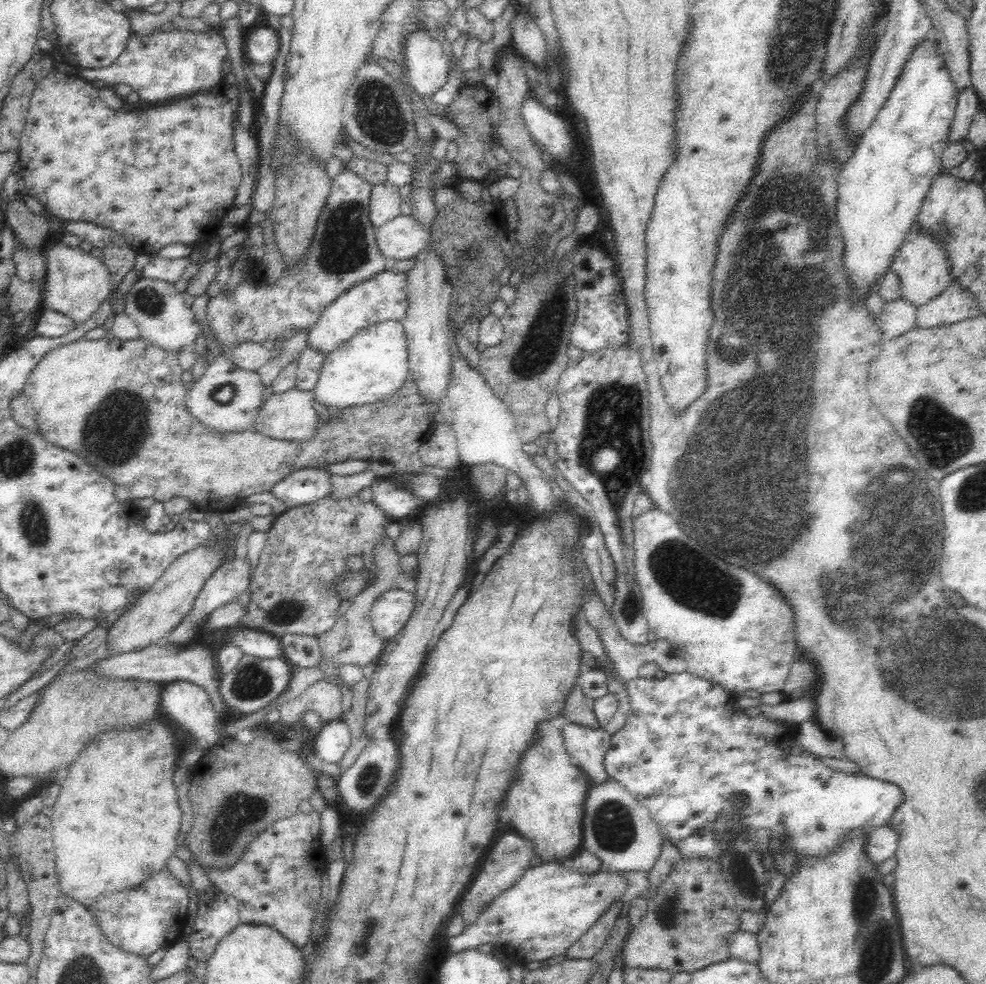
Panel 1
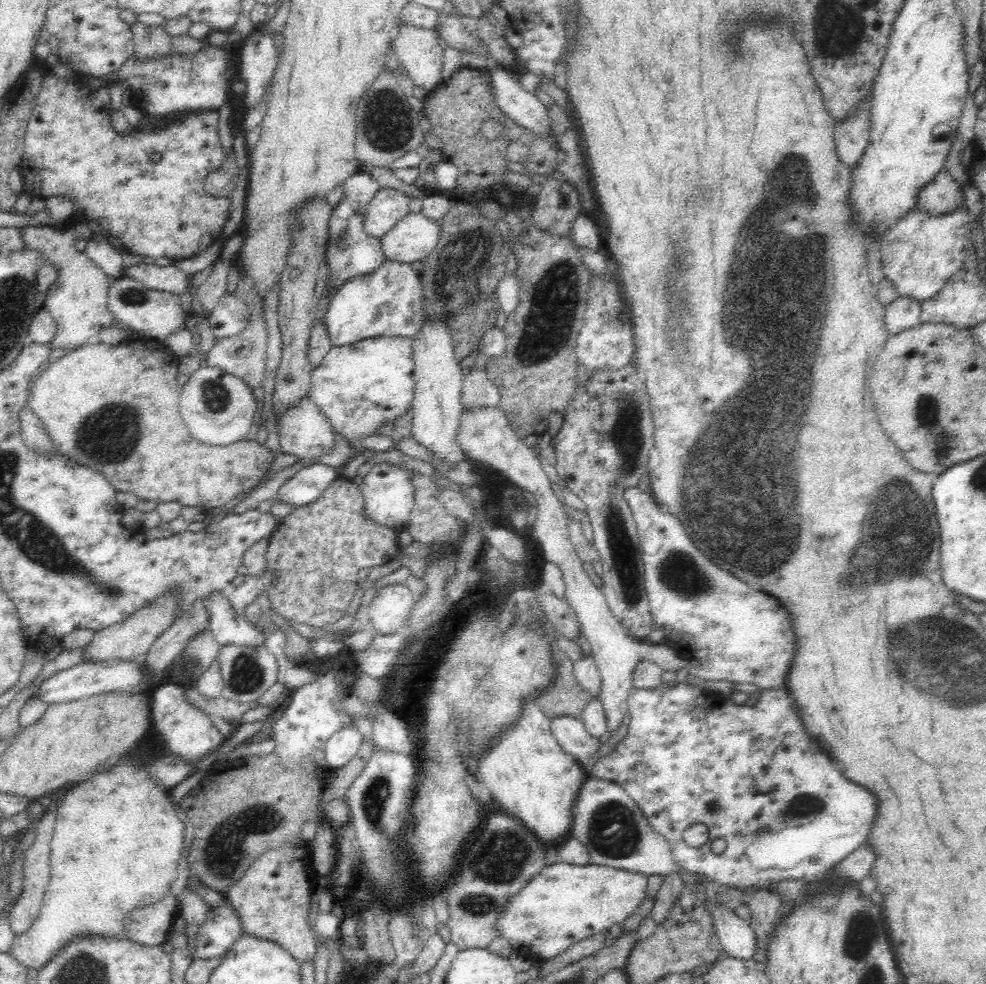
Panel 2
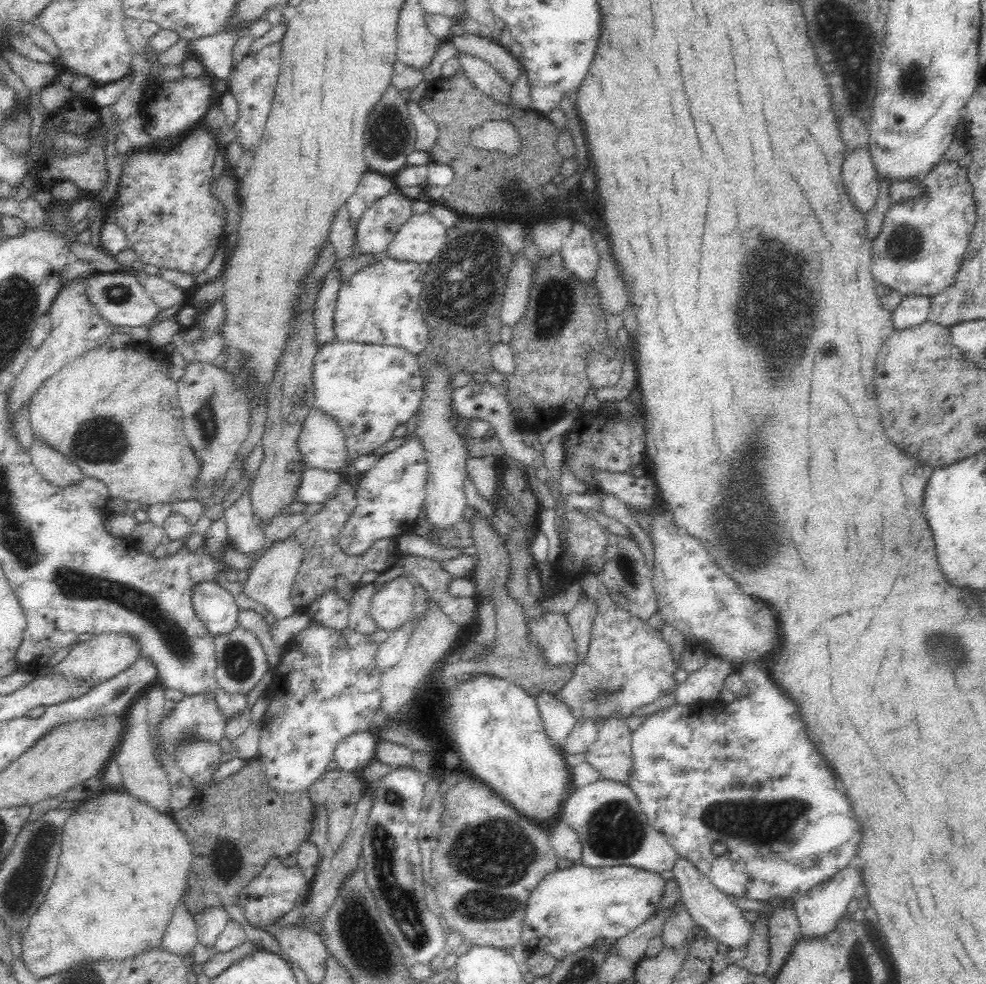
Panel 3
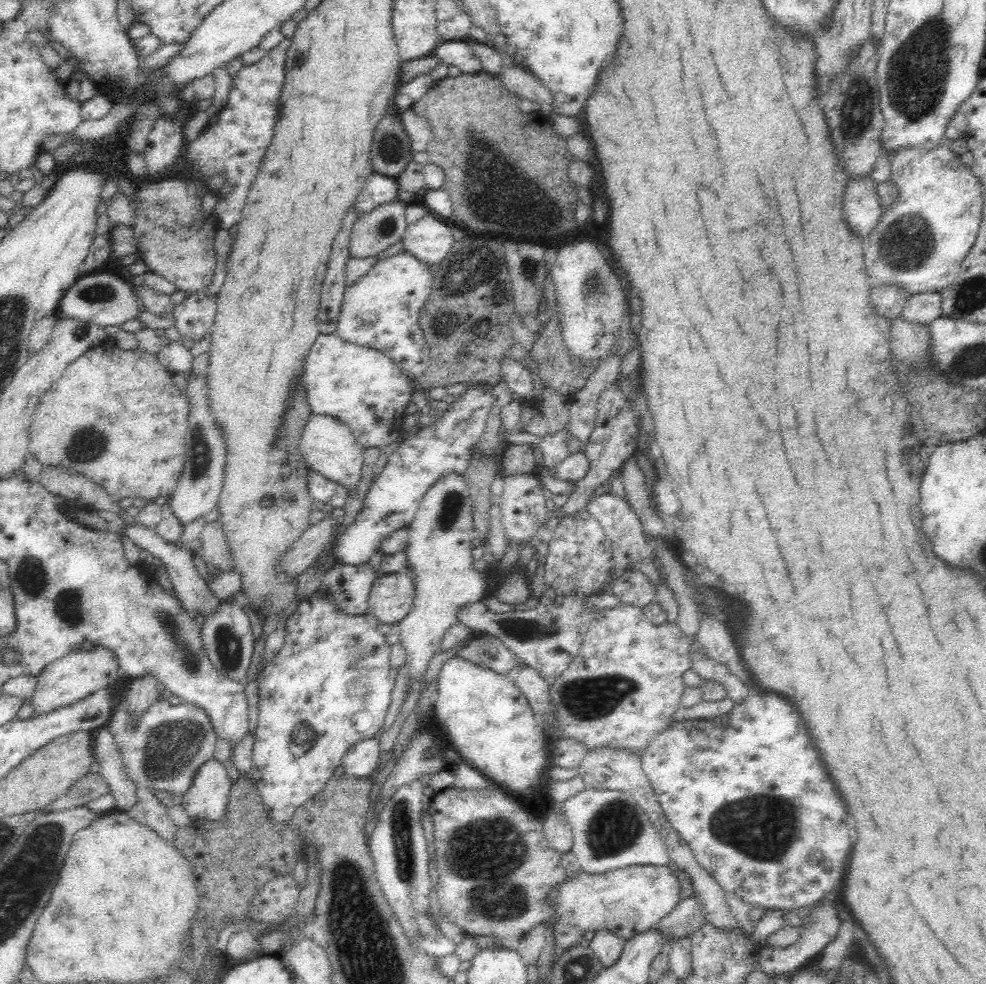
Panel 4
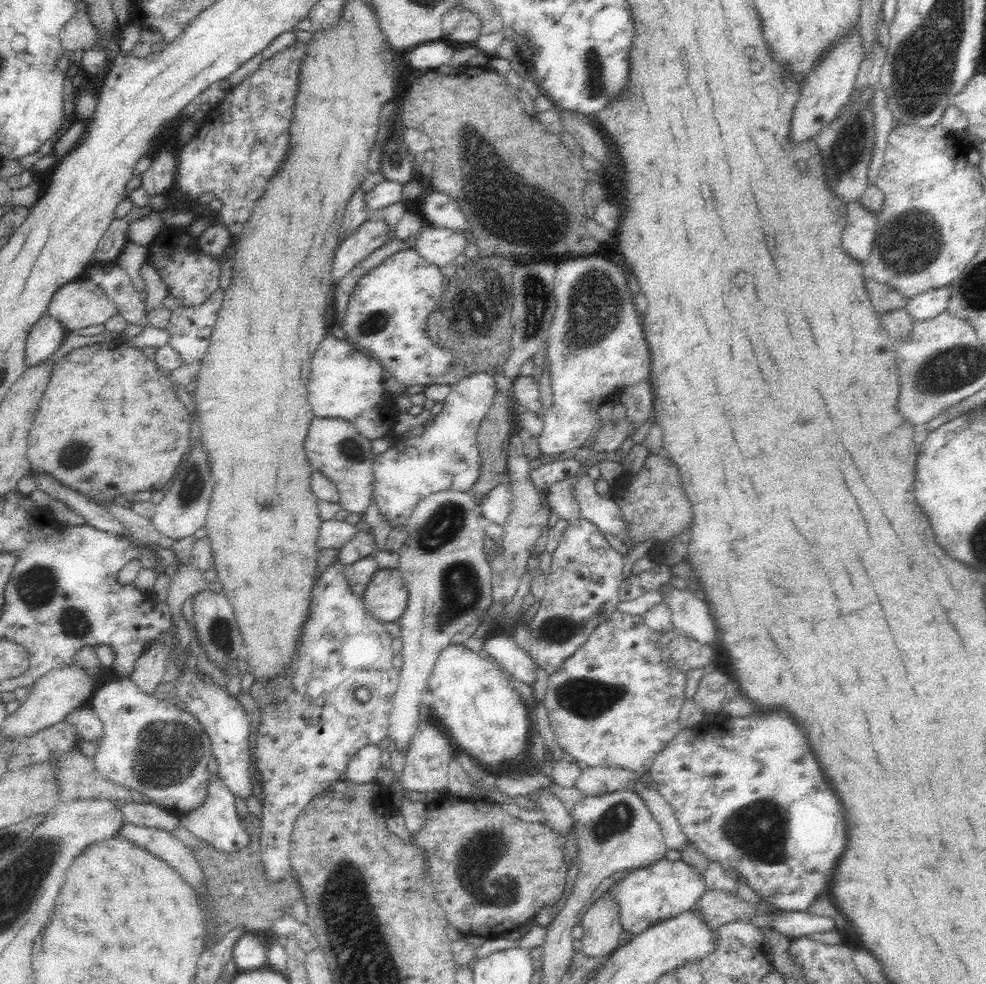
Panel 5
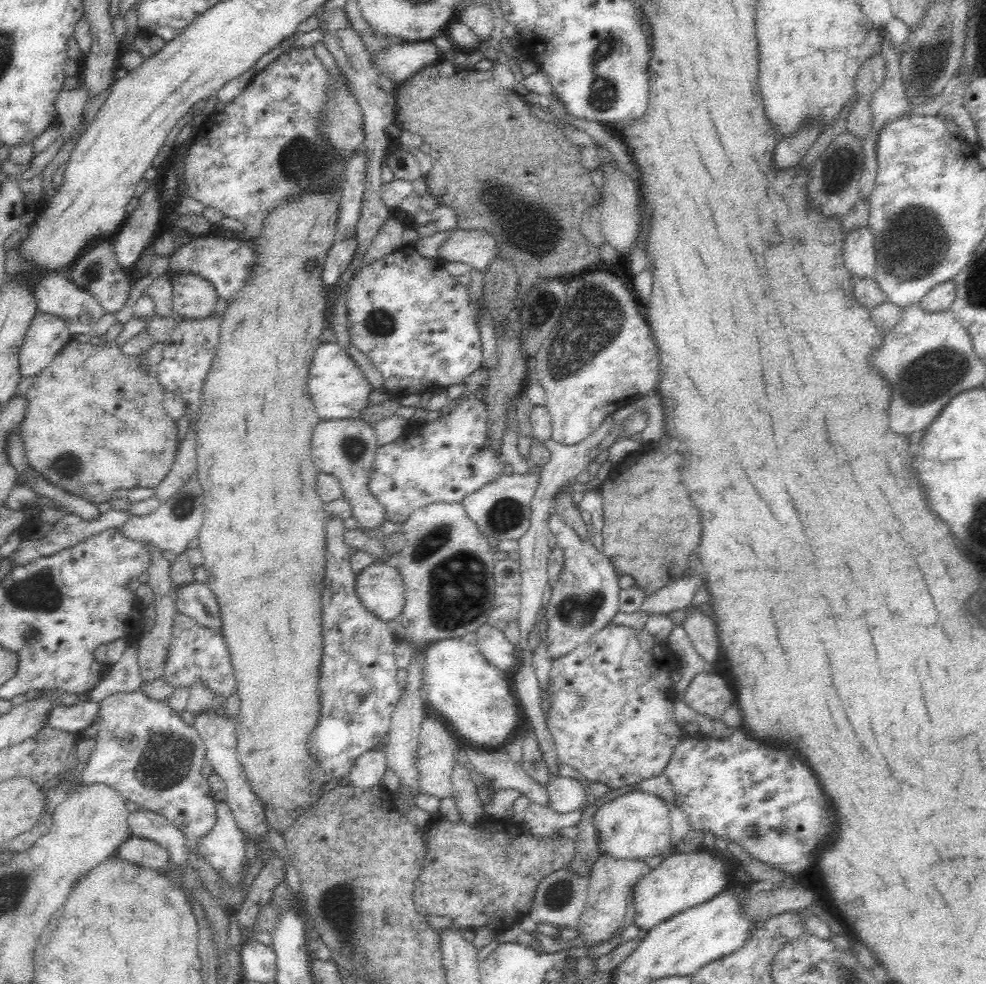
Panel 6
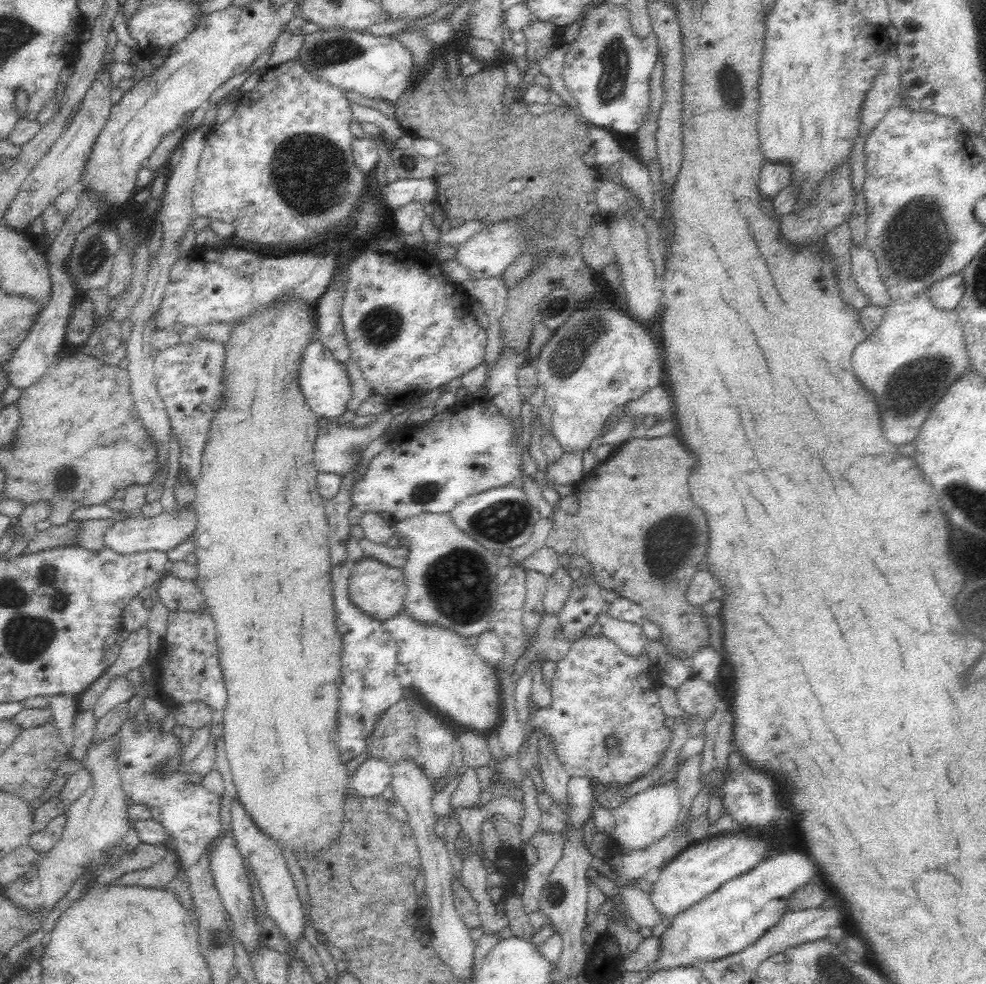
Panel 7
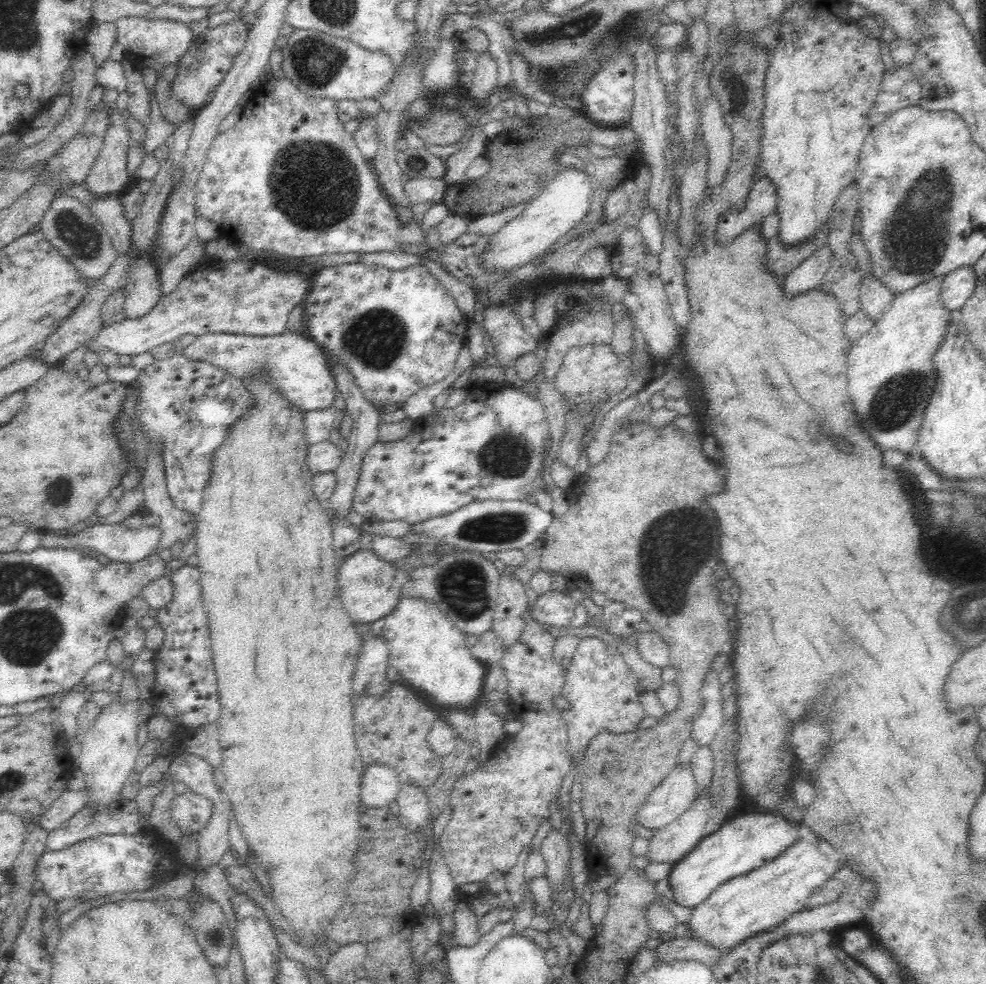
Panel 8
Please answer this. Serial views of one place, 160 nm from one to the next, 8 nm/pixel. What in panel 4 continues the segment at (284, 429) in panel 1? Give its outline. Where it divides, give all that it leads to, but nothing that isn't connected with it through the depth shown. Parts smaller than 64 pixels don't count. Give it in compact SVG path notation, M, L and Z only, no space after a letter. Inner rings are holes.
M311 413L308 416L299 446L309 471L319 472L331 482L340 484L347 489L347 494L358 492L357 487L361 482L365 449L356 441L349 426L333 416Z

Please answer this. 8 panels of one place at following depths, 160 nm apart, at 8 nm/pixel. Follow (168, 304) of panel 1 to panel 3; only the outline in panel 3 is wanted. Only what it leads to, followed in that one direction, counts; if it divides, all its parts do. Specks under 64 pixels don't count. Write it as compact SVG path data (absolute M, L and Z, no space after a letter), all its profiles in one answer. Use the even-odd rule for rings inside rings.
M93 272L86 282L86 299L96 307L105 321L114 326L148 326L158 312L158 305L150 299L144 287L130 273Z

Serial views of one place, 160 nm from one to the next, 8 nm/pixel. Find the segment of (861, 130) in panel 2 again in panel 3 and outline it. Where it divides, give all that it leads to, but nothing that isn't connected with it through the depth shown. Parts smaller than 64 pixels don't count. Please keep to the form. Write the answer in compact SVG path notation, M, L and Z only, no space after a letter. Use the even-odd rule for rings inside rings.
M868 147L847 152L841 172L843 185L854 207L868 216L879 193L879 180Z

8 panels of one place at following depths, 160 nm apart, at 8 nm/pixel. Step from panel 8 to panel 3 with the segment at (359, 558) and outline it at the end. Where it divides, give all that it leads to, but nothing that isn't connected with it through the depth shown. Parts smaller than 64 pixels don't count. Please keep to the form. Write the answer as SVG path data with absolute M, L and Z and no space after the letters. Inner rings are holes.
M399 575L372 595L370 616L380 629L391 632L410 619L414 599L413 582Z

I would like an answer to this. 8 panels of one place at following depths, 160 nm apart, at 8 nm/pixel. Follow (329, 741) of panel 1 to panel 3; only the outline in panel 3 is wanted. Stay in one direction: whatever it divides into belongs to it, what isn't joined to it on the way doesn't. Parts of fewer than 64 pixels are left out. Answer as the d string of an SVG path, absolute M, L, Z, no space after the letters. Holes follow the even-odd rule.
M371 731L355 732L342 739L335 748L333 761L344 772L359 772L376 758L378 747L377 733Z

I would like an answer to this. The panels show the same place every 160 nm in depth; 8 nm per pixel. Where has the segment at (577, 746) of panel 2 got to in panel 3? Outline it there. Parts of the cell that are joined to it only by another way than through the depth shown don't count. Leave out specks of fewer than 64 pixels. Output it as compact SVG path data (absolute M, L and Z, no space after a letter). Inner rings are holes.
M540 690L536 692L534 698L544 730L552 744L558 747L560 742L564 742L566 736L570 734L570 730L577 721L576 717L554 694Z

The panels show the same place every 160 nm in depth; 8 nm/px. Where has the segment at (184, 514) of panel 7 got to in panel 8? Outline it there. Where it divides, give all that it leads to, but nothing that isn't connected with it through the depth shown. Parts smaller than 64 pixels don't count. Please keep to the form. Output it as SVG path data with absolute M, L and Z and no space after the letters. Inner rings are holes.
M122 523L120 524L90 524L84 526L84 529L72 533L71 531L56 534L54 532L42 533L40 544L38 547L42 548L69 548L84 551L96 550L97 553L102 554L110 559L120 563L132 564L148 558L154 546L160 540L160 527L149 527L144 525L141 529L130 530Z

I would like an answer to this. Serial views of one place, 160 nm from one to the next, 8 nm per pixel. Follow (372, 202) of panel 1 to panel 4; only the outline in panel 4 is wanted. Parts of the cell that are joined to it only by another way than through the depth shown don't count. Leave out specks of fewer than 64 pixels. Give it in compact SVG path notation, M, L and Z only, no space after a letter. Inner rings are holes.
M396 200L361 213L352 230L348 256L352 259L374 256L403 240L403 234L407 231L404 219L407 205Z

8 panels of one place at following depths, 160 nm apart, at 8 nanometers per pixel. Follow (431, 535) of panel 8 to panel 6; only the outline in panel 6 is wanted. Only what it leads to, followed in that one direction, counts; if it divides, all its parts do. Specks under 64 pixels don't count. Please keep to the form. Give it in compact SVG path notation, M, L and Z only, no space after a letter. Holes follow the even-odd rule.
M506 472L494 482L486 484L477 492L466 496L461 501L464 511L470 520L476 523L478 530L486 539L495 541L516 540L517 542L526 534L531 521L531 501L539 484L539 474L528 473L520 475Z

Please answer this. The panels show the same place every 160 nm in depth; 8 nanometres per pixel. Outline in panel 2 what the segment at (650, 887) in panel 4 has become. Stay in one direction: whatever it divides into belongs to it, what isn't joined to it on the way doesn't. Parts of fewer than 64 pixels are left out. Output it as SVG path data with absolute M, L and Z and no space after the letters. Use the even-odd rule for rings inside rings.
M558 860L556 864L544 867L538 875L534 876L534 878L531 878L531 881L522 890L520 890L518 894L515 894L515 896L512 897L512 900L508 902L508 905L506 905L506 912L504 912L504 914L500 916L500 920L496 922L496 930L500 931L500 937L504 937L506 940L508 940L508 942L510 942L514 954L516 954L519 958L528 960L530 963L536 962L540 959L547 961L548 959L558 956L560 953L564 953L576 942L596 936L596 934L604 934L604 932L608 933L612 927L617 925L618 927L623 928L624 922L626 922L633 912L645 902L646 897L648 897L646 895L648 877L649 876L644 874L628 872L623 868L612 868L611 866L602 866L592 863L582 866L568 864Z

